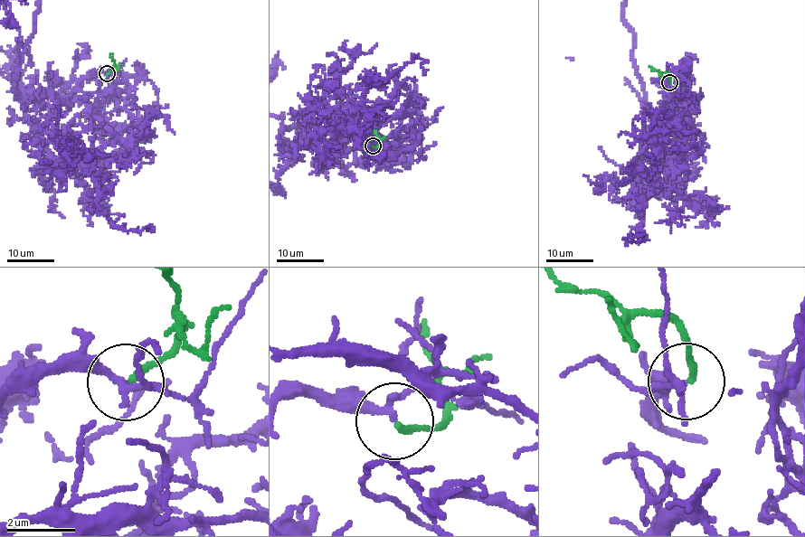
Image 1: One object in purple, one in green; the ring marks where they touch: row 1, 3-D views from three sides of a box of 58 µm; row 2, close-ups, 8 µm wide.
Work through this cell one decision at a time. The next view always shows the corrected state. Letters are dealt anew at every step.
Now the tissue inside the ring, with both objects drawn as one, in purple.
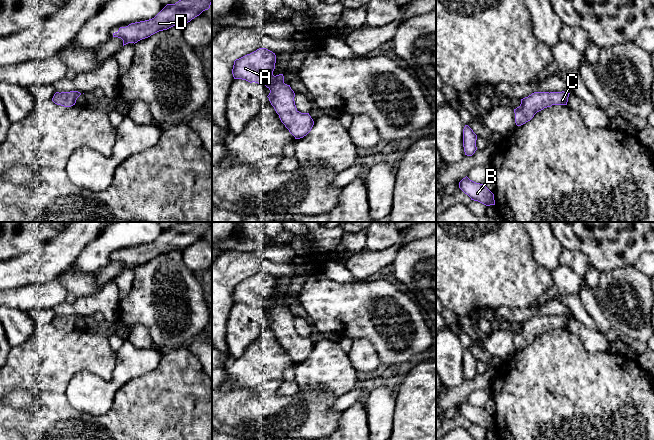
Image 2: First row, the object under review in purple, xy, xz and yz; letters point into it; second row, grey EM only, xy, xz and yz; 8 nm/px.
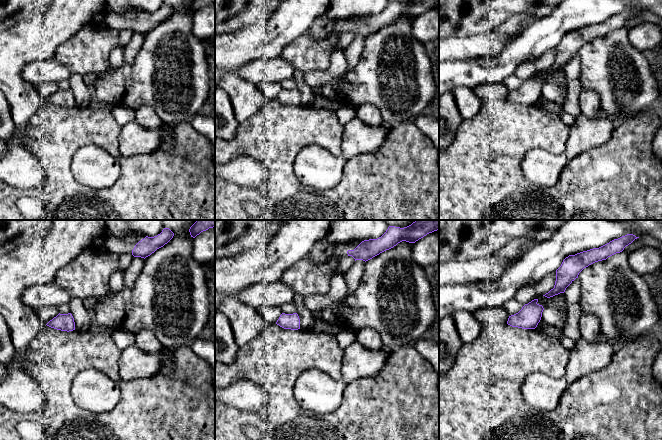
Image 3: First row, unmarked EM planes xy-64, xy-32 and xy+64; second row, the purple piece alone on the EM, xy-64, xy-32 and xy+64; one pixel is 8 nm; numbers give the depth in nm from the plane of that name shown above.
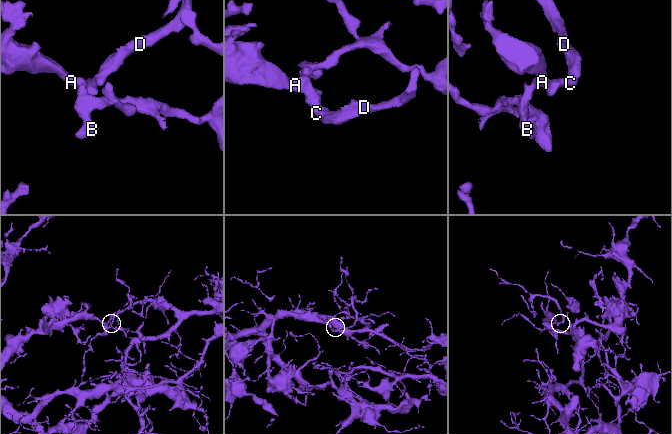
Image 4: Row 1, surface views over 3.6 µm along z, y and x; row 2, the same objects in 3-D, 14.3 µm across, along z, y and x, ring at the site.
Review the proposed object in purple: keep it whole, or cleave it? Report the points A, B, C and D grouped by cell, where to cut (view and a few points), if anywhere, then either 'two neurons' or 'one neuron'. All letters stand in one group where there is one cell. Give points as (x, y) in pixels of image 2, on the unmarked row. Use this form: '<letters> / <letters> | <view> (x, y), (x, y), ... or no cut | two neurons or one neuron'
A B C D | no cut | one neuron

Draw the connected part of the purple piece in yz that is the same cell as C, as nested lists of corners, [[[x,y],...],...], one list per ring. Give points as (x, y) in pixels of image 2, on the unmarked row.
[[[534,316],[521,323],[519,331],[514,333],[515,347],[521,350],[530,345],[534,339],[552,329],[567,329],[570,317],[567,316]]]

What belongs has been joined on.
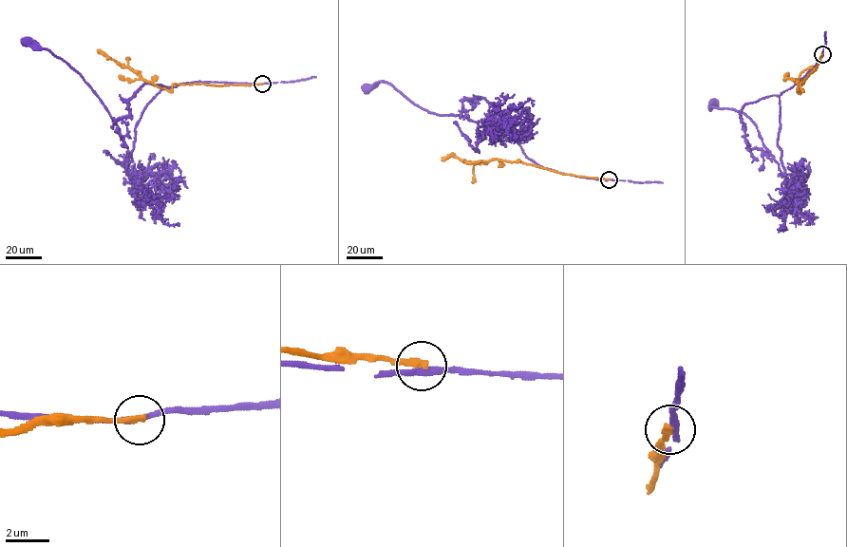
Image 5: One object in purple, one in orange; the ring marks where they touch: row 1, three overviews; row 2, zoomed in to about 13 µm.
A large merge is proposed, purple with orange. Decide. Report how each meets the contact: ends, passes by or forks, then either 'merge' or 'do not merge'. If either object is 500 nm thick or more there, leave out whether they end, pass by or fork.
purple passes by; orange ends; do not merge

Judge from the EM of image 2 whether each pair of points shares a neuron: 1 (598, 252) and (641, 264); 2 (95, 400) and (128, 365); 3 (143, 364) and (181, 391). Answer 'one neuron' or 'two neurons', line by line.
1: two neurons
2: one neuron
3: two neurons

